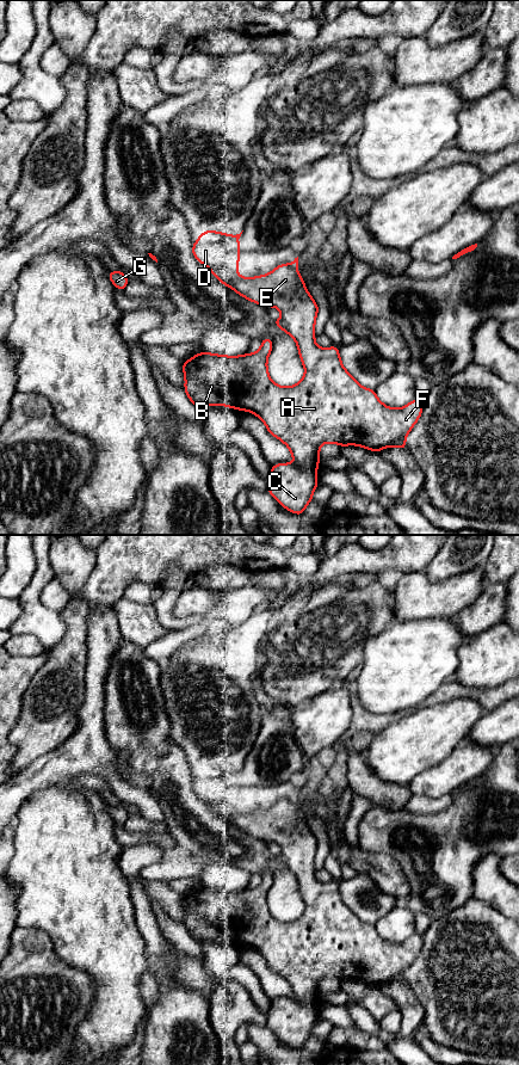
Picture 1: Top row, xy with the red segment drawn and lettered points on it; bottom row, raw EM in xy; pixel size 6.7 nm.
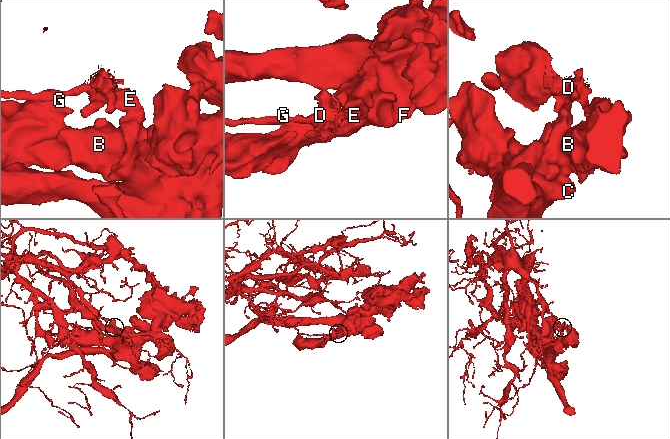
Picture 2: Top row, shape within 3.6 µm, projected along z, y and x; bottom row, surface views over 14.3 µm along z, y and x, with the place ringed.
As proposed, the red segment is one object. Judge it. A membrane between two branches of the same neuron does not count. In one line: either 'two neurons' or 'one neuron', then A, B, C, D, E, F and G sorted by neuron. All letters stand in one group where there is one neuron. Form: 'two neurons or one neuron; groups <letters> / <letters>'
two neurons; groups A B C E F / D G

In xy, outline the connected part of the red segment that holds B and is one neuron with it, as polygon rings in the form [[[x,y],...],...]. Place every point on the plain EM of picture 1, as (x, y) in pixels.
[[[278,800],[271,814],[270,842],[282,847],[282,851],[273,857],[295,874],[305,904],[303,913],[292,922],[280,922],[270,913],[267,893],[273,879],[266,872],[255,888],[223,891],[203,886],[183,897],[184,925],[197,943],[221,938],[228,943],[252,947],[264,956],[267,966],[290,984],[295,995],[294,999],[272,1001],[267,1026],[290,1047],[303,1049],[319,1020],[316,1004],[320,1002],[322,979],[336,978],[341,983],[359,980],[375,987],[388,981],[407,985],[406,971],[419,955],[424,940],[414,934],[402,943],[385,941],[373,924],[360,921],[344,903],[338,881],[322,884],[316,880],[314,866],[319,841],[307,826],[296,801]]]

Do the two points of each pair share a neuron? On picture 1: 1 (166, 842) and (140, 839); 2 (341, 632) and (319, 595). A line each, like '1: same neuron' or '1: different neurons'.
1: same neuron
2: different neurons

